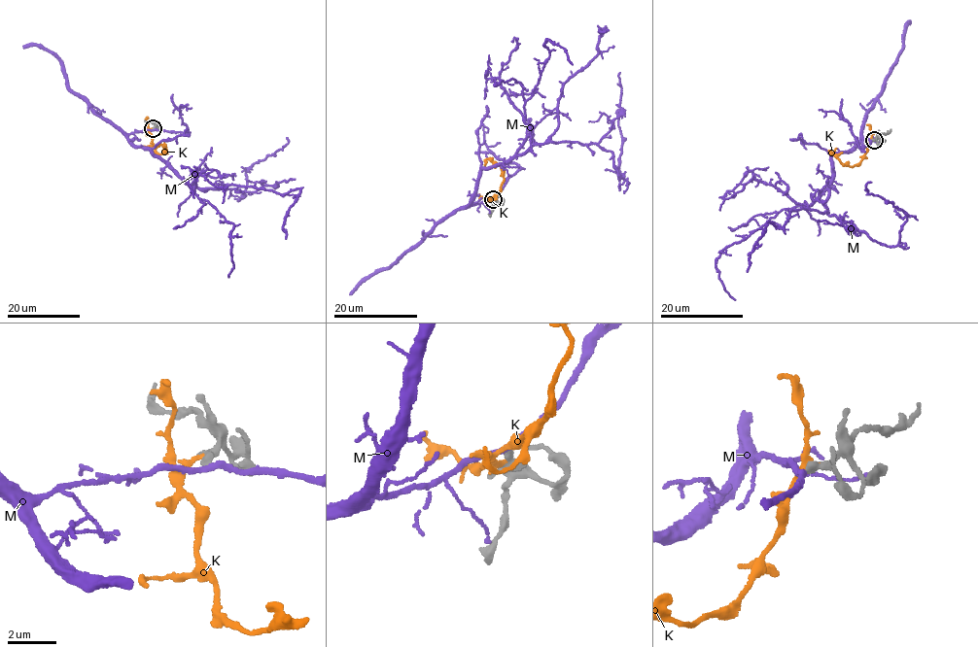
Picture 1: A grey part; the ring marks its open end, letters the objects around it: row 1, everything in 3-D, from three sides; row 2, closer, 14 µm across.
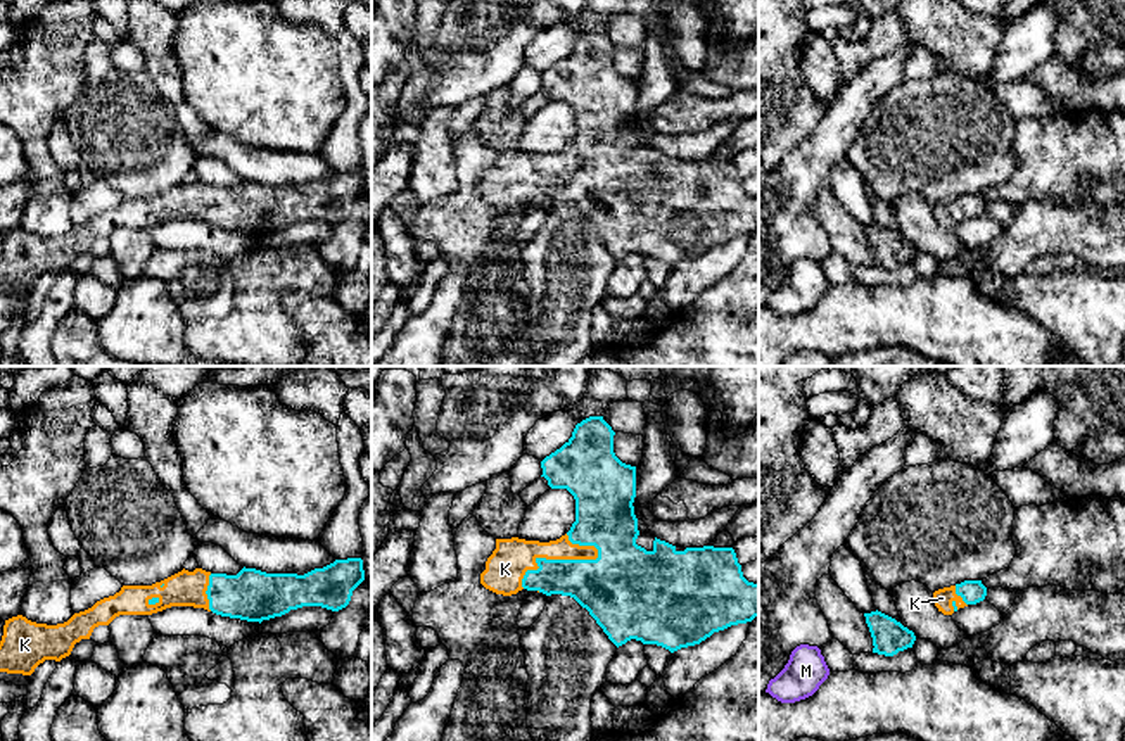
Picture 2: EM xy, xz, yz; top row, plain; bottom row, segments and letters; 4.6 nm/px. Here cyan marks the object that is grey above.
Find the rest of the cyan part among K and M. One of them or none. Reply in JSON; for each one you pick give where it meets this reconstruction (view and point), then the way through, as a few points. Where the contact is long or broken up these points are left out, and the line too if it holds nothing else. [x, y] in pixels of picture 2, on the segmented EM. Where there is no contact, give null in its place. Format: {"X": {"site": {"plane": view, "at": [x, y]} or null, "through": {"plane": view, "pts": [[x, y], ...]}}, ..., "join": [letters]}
{"K": {"site": {"plane": "xz", "at": [553, 560]}}, "join": ["K"]}

